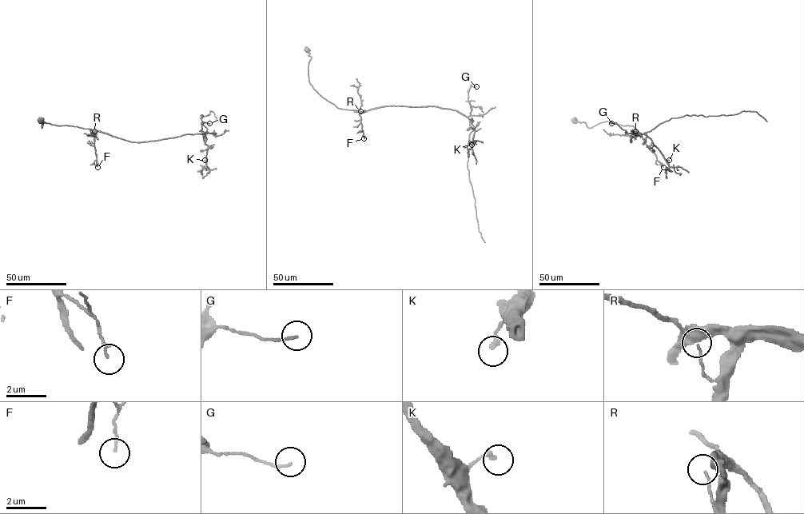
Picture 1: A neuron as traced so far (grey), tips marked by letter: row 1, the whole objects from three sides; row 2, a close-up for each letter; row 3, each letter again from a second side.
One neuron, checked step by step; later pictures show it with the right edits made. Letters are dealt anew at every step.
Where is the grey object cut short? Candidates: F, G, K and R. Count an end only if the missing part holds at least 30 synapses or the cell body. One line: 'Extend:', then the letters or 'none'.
Extend: none

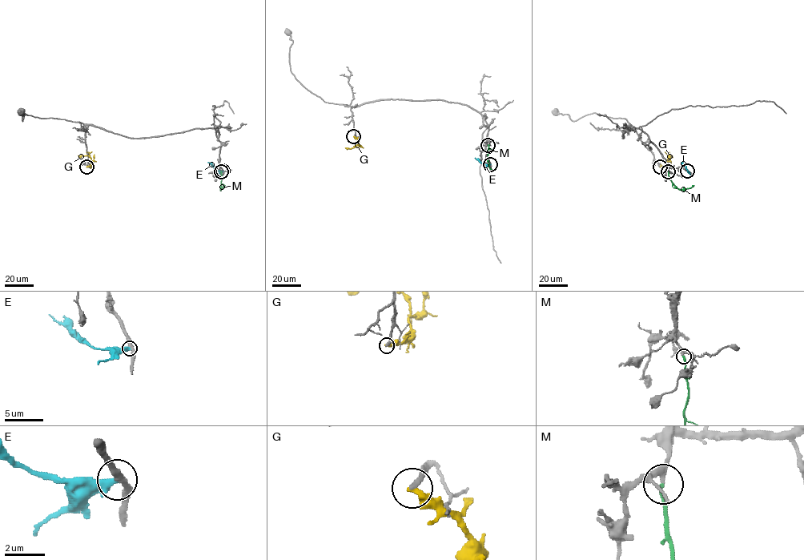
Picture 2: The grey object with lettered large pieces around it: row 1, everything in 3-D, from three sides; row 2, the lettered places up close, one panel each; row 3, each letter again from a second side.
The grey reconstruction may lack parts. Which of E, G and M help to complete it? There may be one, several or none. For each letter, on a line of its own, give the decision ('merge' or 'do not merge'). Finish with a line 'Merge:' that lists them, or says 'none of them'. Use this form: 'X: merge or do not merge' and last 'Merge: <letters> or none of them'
E: do not merge
G: do not merge
M: merge
Merge: M

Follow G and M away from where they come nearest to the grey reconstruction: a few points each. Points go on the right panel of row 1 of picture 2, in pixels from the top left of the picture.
G: (660, 167), (671, 155)
M: (668, 171), (669, 179), (679, 189), (693, 185)

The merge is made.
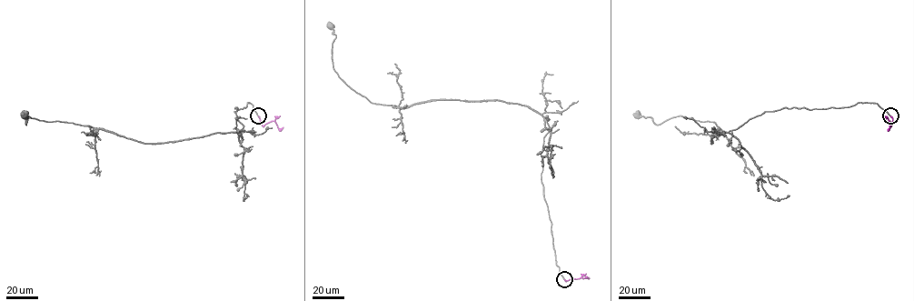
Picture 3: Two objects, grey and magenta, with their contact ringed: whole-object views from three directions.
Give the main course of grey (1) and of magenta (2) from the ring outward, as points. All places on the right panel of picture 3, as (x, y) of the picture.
1: (890, 115), (875, 103), (784, 107), (716, 133), (710, 143), (714, 122), (681, 115), (656, 125), (633, 114)
2: (890, 115), (892, 120), (890, 126), (889, 121), (889, 127)

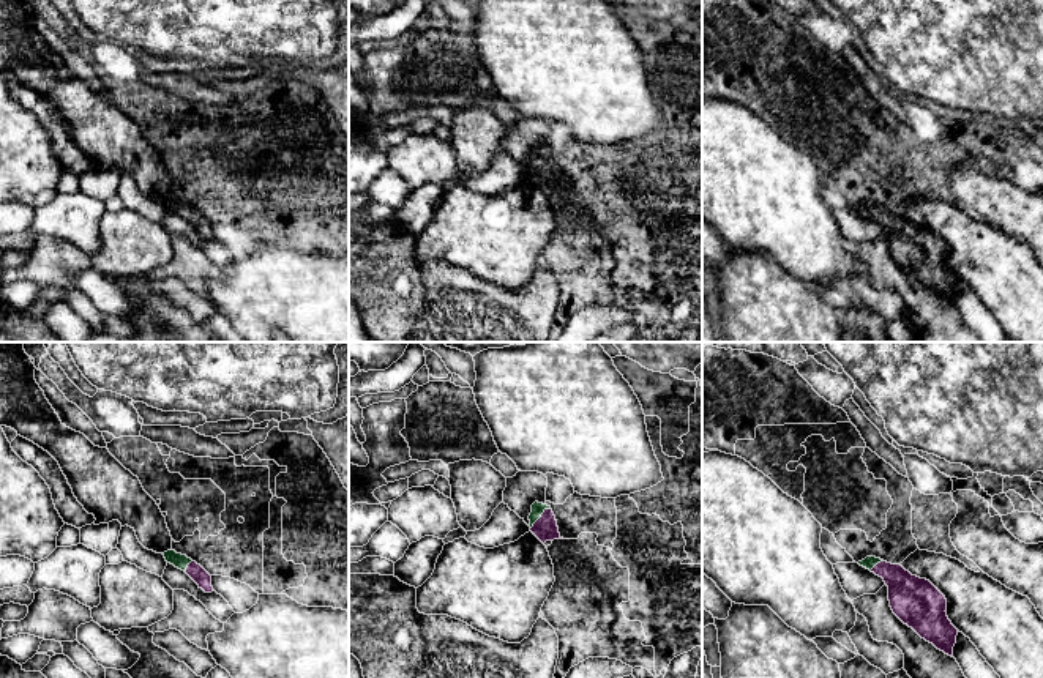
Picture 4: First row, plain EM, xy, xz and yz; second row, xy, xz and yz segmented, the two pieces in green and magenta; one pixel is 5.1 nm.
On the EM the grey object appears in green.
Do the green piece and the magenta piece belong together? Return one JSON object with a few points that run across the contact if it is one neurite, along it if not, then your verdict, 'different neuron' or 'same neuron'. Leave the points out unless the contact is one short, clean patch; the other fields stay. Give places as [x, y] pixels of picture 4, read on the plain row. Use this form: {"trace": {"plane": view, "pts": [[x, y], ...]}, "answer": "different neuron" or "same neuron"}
{"trace": {"plane": "xz", "pts": [[537, 155], [540, 163], [545, 175]]}, "answer": "same neuron"}

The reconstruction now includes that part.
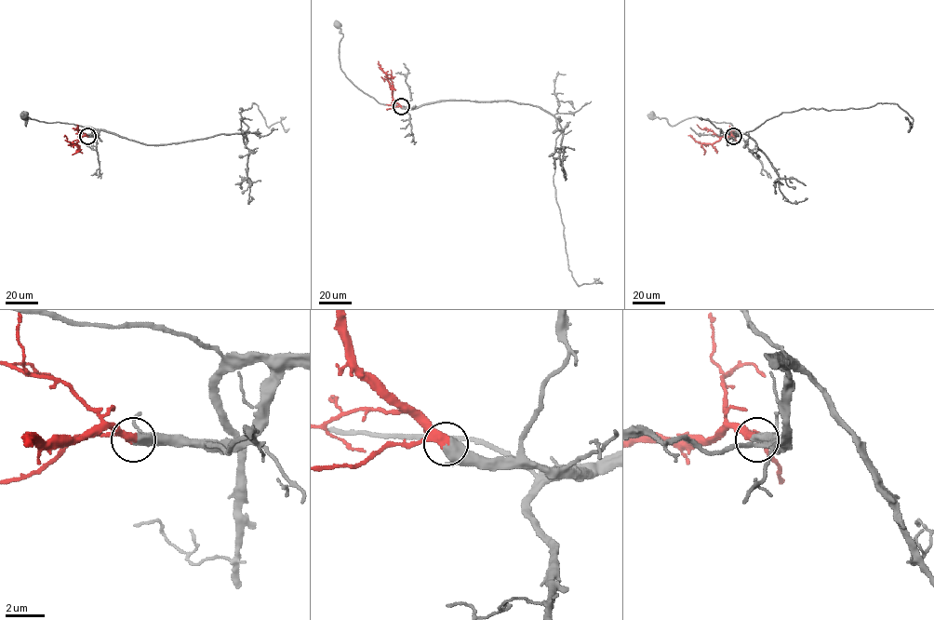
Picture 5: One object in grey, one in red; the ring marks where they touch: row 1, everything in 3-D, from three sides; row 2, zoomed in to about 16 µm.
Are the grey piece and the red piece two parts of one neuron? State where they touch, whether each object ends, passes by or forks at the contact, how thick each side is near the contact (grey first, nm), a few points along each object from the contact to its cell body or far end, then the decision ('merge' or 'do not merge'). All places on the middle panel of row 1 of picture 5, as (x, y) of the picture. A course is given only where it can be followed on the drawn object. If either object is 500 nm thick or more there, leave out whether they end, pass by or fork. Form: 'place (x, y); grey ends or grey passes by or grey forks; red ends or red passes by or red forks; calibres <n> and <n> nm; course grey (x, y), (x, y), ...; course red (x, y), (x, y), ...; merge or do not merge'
place (401, 106); grey passes by; red passes by; calibres 400 and 360 nm; course grey (401, 106), (506, 101), (553, 114), (562, 130), (553, 176), (568, 269), (578, 286), (603, 282); course red (401, 106), (393, 99), (387, 75), (378, 61); merge

